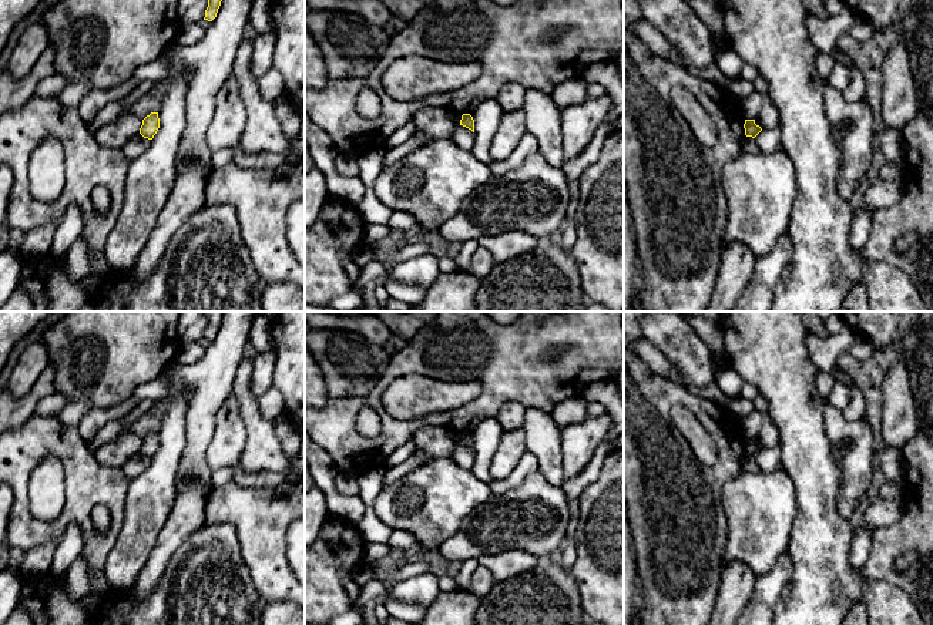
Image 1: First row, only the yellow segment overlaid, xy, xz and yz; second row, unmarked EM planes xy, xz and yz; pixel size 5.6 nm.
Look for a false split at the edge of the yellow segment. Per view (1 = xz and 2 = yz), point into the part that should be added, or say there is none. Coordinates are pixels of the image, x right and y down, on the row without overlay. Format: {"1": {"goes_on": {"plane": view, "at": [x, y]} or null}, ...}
{"1": {"goes_on": null}, "2": {"goes_on": null}}

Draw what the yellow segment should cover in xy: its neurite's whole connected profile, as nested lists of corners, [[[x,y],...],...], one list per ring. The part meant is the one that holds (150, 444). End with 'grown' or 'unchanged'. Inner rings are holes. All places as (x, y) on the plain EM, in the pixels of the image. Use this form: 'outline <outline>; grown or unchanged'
outline [[[151,431],[142,438],[142,444],[140,447],[140,453],[144,457],[152,458],[160,447],[160,437],[158,431]]]; unchanged

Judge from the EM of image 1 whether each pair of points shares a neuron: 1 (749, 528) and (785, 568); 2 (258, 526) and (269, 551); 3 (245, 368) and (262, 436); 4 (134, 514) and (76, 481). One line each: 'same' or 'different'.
1: different
2: same
3: same
4: different

